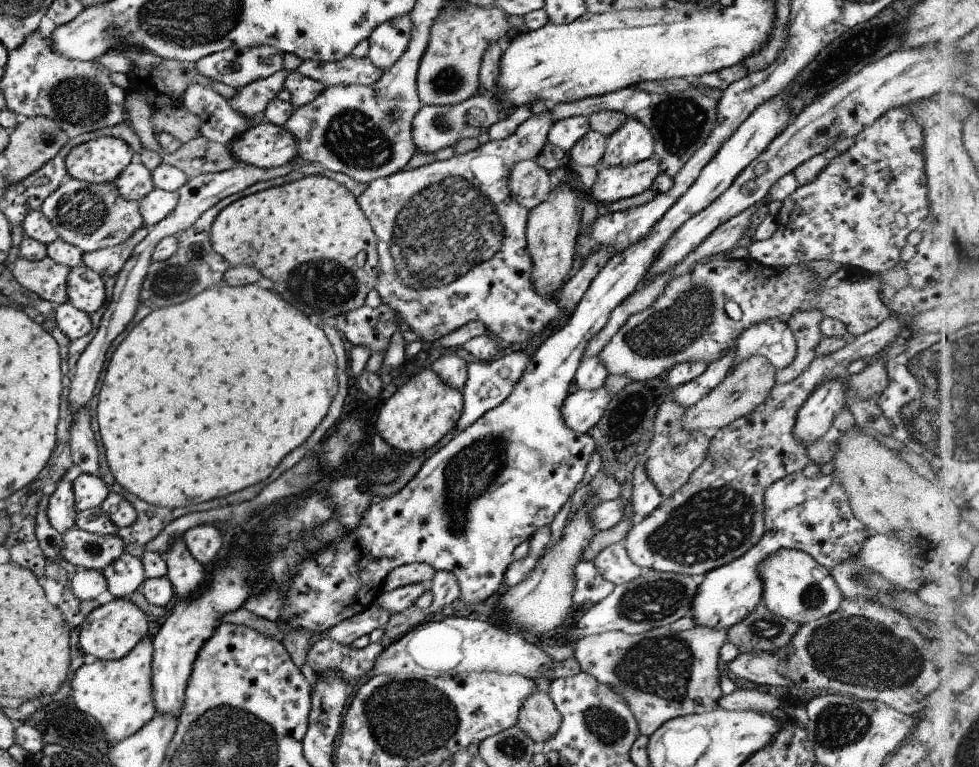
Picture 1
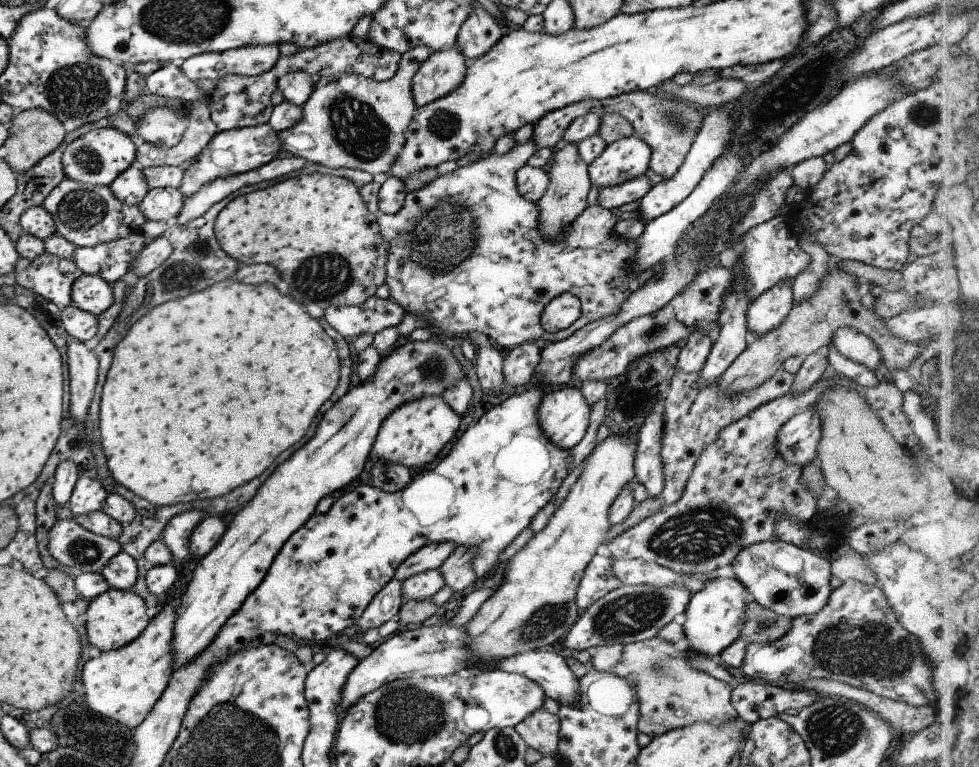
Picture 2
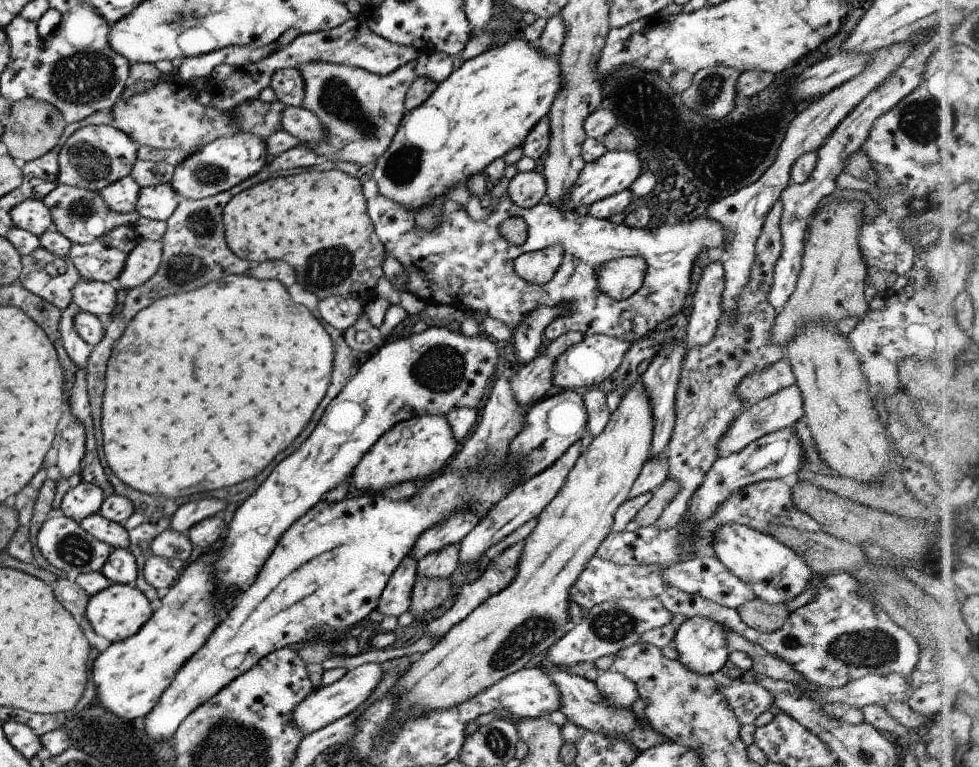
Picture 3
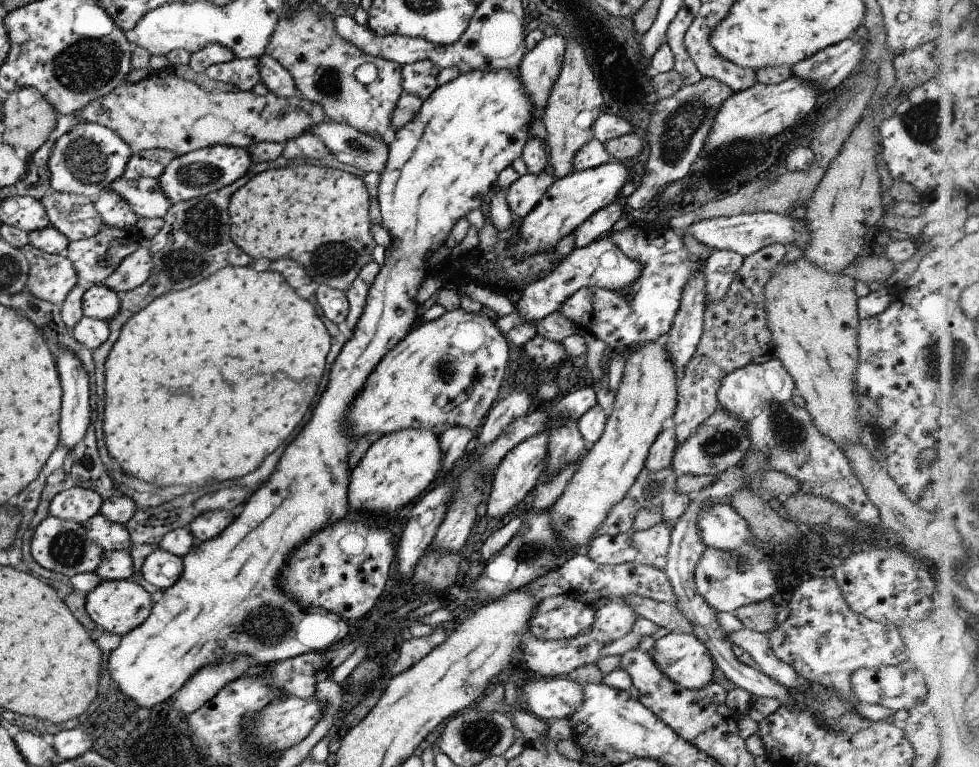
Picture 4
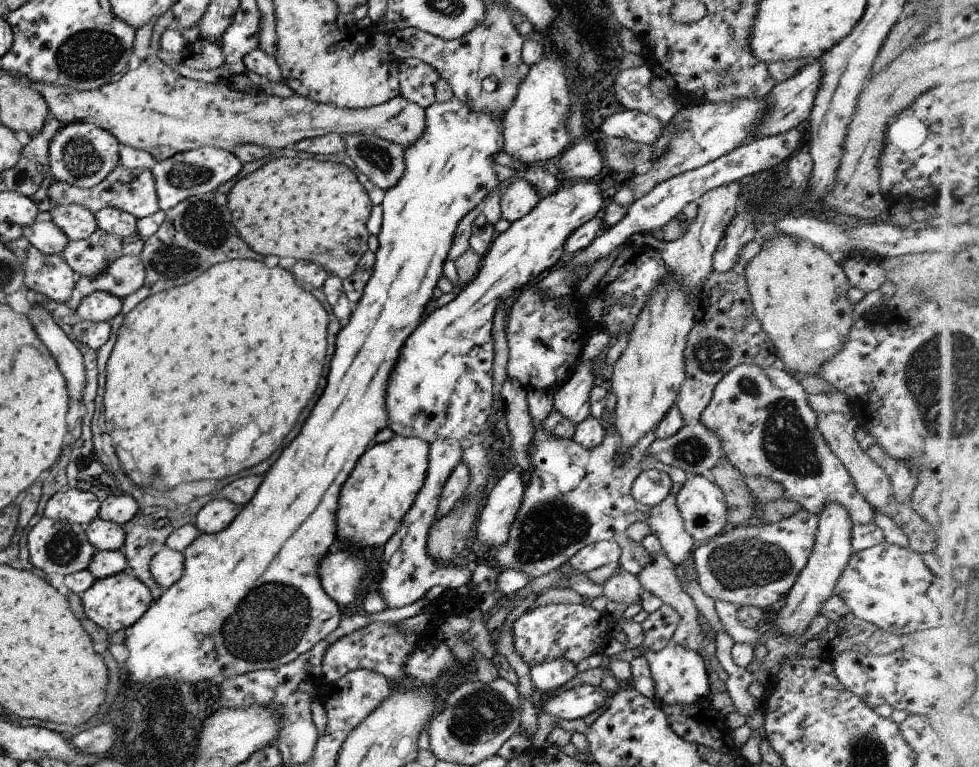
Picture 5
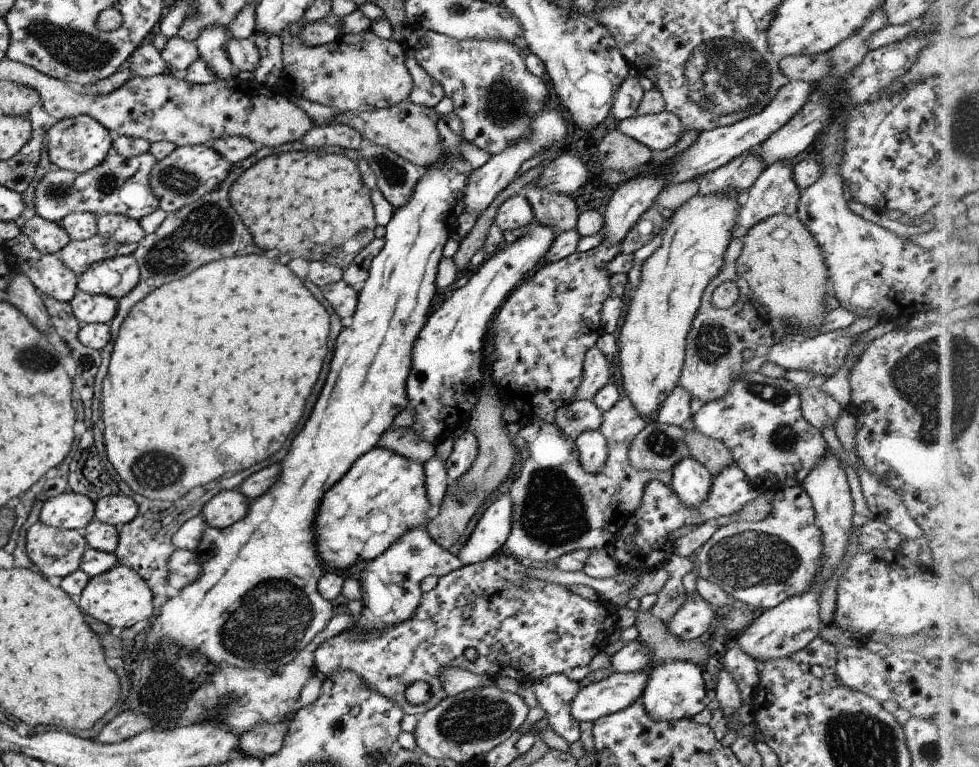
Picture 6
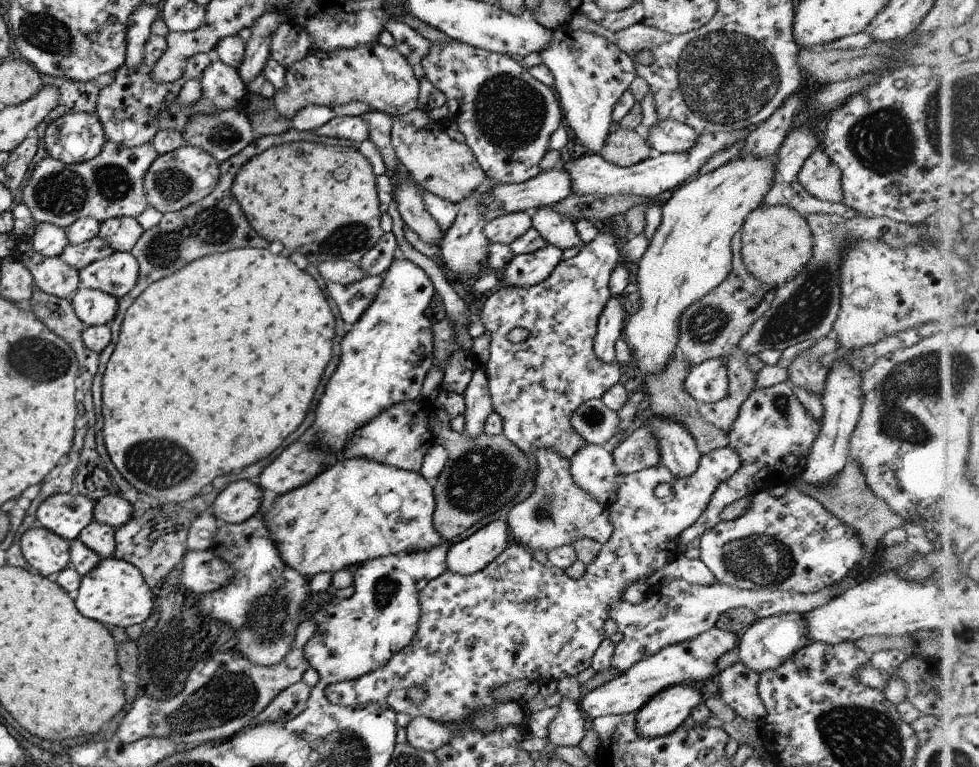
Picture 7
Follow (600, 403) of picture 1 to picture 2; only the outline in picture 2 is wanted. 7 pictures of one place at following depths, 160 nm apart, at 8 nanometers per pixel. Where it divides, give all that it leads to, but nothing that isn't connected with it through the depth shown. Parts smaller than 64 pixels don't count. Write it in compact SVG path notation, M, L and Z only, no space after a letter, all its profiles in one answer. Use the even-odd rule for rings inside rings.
M567 384L544 392L536 419L550 444L569 451L585 434L589 408L578 386Z

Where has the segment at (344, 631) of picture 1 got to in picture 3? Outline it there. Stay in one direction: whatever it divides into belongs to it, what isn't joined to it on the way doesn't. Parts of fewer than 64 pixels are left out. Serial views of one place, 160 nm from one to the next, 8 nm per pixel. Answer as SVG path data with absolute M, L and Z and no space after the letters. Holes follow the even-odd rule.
M410 552L389 576L375 610L385 617L399 617L408 611L410 591L416 580L416 561Z

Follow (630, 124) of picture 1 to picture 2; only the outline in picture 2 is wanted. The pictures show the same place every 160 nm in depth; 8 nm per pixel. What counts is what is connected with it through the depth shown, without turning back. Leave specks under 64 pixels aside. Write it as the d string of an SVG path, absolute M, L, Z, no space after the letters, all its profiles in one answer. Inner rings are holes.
M637 135L617 139L588 164L590 182L599 190L630 181L649 170L649 157L650 148Z

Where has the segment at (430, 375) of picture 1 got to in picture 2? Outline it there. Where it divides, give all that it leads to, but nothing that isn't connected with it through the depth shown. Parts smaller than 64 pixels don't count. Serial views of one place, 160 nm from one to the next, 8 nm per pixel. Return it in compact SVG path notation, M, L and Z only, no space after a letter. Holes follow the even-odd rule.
M441 396L419 397L397 407L381 422L368 458L390 465L401 465L415 472L431 464L443 446L452 444L453 436L462 424L464 418L453 412Z

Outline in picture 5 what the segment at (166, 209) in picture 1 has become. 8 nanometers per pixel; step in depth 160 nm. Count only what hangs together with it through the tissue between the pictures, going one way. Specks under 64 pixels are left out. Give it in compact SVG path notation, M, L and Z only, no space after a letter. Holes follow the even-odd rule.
M120 163L107 174L102 182L95 184L92 188L75 188L75 186L69 186L63 182L51 182L47 188L47 198L49 201L51 200L51 205L77 204L77 206L87 208L93 214L101 208L111 206L131 214L137 220L153 215L159 210L154 181L150 172L137 170L137 168L129 170L121 166Z

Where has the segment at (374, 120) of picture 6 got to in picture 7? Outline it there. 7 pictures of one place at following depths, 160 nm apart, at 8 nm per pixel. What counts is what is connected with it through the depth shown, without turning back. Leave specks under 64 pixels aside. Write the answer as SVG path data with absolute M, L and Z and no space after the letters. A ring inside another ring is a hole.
M415 108L401 116L392 117L390 140L400 165L417 182L435 196L457 204L467 198L484 180L484 172L475 160L471 149L455 141L440 130L438 121Z

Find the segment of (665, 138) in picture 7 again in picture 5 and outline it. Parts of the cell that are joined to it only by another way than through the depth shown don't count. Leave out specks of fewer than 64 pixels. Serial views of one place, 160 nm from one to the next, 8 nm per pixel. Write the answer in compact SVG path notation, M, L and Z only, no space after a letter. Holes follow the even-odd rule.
M637 110L614 113L607 120L603 120L603 126L600 128L606 137L623 138L651 146L657 136L661 136L661 130L661 121Z

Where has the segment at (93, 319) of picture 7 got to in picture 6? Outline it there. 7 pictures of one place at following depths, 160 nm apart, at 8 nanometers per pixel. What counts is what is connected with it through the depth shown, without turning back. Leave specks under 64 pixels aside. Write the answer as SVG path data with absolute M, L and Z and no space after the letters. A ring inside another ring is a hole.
M77 291L68 302L79 324L109 323L117 310L117 299Z

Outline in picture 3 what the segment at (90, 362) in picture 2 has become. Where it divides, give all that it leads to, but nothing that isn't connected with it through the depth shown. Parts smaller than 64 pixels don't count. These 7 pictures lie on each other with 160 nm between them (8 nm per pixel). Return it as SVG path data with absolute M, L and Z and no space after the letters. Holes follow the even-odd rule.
M71 302L60 312L58 328L63 350L65 350L65 354L69 356L69 360L71 360L77 368L85 368L87 358L89 358L92 348L77 335L73 327L73 320L79 312L81 312L79 307Z

